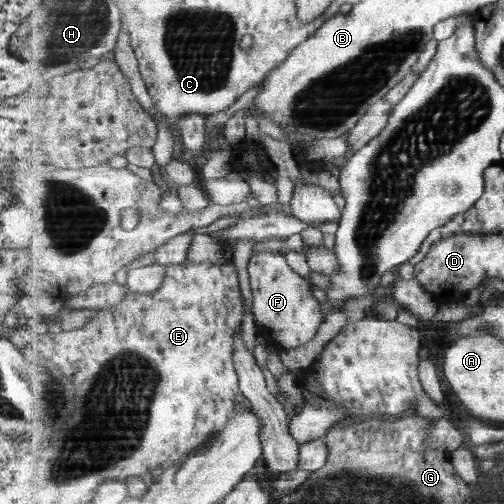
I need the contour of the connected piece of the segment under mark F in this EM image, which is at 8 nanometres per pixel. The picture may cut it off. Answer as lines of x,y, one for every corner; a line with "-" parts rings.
273,252
253,254
247,270
254,298
253,313
271,345
288,349
309,344
317,336
317,330
325,322
327,313
323,304
313,296
310,280
299,276
289,266
287,256

